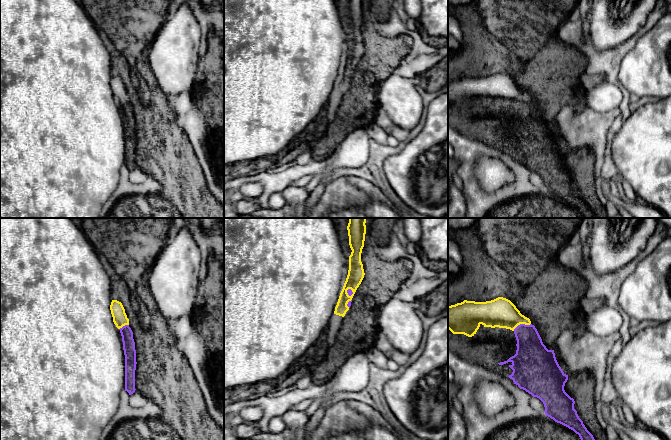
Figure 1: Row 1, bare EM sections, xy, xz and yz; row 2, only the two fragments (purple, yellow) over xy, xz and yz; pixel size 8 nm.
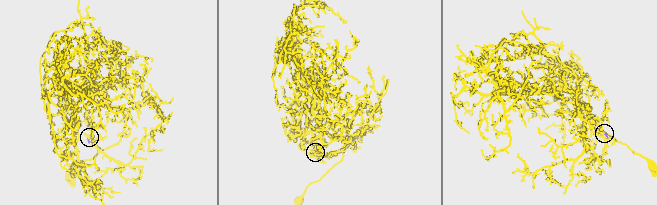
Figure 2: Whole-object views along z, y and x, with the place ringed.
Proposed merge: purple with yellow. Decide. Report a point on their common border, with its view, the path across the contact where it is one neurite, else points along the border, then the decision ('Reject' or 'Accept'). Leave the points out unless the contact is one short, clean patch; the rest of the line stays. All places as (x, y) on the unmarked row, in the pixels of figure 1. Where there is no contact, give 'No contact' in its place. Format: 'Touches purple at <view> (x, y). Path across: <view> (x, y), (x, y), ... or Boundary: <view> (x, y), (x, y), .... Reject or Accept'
Touches purple at yz (521, 100). Path across: yz (531, 129), (527, 111), (521, 100), (500, 88). Accept

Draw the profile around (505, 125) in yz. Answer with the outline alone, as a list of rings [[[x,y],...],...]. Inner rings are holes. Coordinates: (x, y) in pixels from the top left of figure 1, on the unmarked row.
[[[497,103],[493,109],[495,110],[506,110],[508,113],[507,117],[502,117],[499,120],[493,122],[495,130],[502,135],[502,138],[507,137],[510,133],[516,130],[517,116],[514,107],[506,104]]]

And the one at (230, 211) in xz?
[[[229,199],[224,201],[224,218],[239,218],[240,215],[236,211],[236,204]]]

